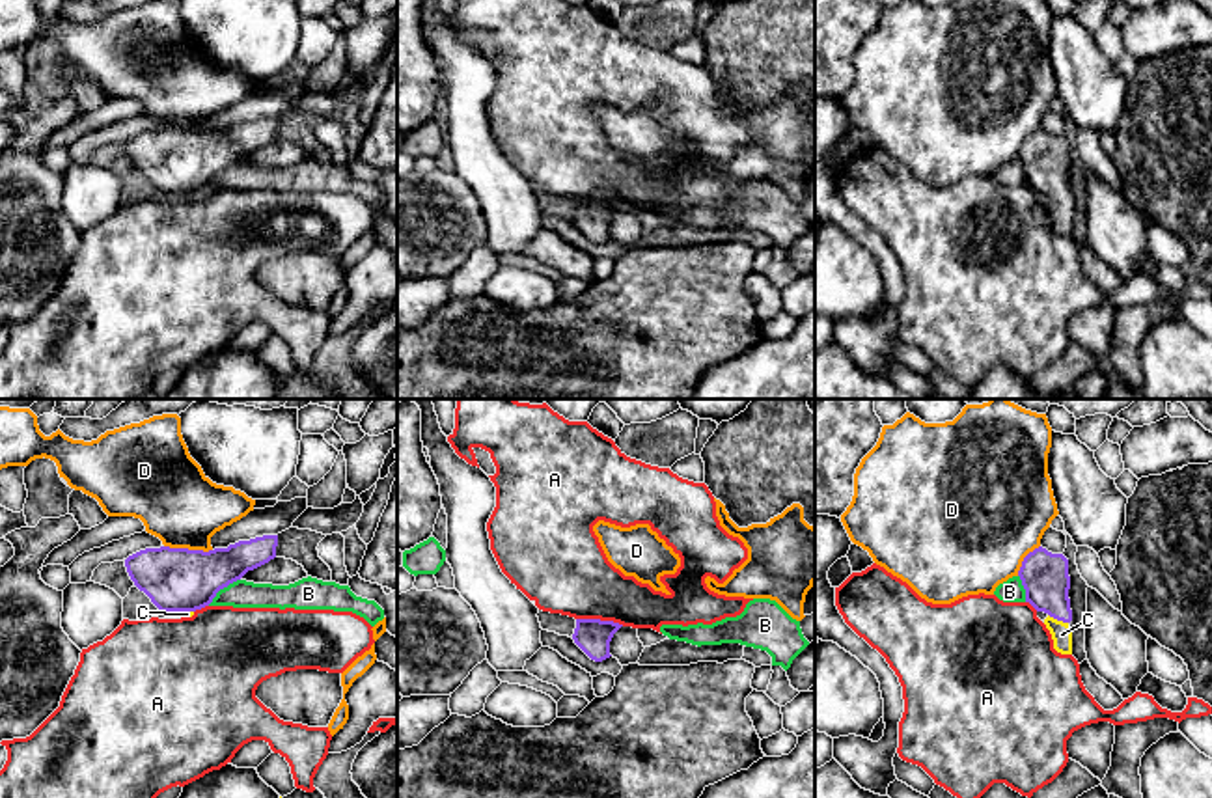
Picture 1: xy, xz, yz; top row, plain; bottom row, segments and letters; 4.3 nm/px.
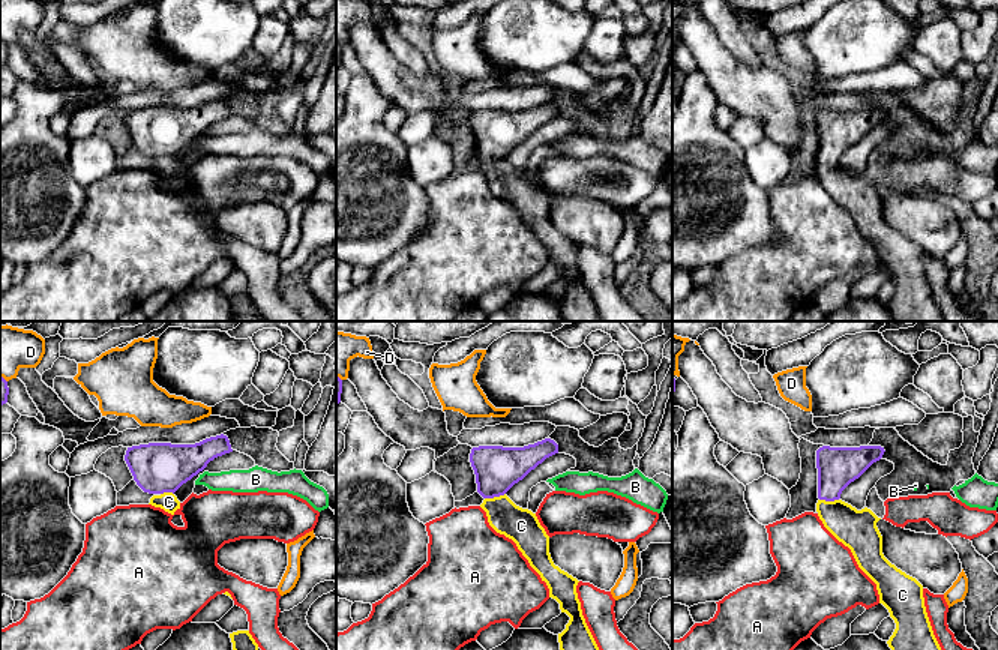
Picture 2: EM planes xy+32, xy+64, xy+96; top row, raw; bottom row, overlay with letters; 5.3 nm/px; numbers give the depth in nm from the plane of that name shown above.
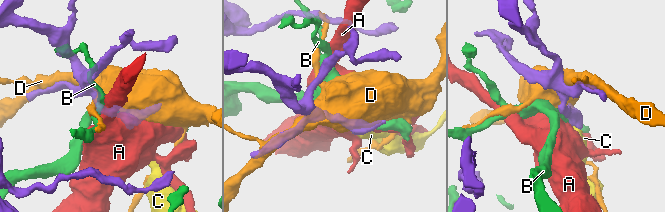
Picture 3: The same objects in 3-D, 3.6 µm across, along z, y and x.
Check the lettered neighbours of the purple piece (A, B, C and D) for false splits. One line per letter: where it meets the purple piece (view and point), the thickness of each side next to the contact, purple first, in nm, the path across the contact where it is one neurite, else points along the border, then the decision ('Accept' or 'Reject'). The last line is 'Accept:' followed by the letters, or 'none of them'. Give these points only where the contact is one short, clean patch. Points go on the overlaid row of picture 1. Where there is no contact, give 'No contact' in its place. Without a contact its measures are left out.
A: Touches purple at xz (599, 619). Thickness 150 nm (purple) against 360 nm. Boundary: xz (577, 618), (612, 619), (623, 625). Reject
B: Touches purple at xy (222, 588). Thickness 280 nm (purple) against 120 nm. Reject
C: Touches purple at yz (1058, 619). Thickness 200 nm (purple) against 90 nm. Path across: yz (1045, 577), (1058, 606), (1058, 619), (1061, 634). Accept
D: Touches purple at xy (187, 549). Thickness 280 nm (purple) against 340 nm. Reject
Accept: C

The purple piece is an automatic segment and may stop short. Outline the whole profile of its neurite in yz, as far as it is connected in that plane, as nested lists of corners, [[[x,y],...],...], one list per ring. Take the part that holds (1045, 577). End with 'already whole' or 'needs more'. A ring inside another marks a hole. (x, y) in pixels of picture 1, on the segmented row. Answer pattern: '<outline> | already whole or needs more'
[[[1039,546],[1024,557],[1018,576],[1026,589],[1026,602],[1048,615],[1044,625],[1052,634],[1054,649],[1072,654],[1068,559]]] | needs more

